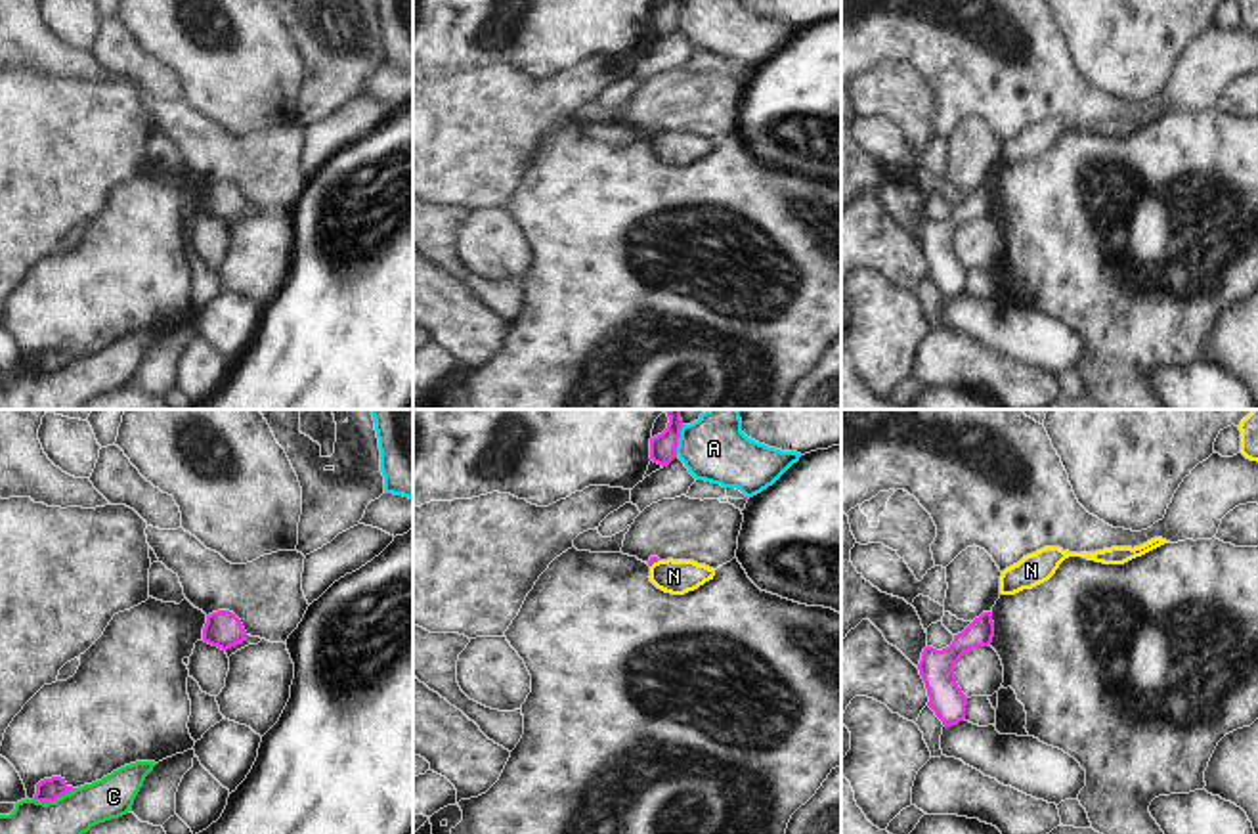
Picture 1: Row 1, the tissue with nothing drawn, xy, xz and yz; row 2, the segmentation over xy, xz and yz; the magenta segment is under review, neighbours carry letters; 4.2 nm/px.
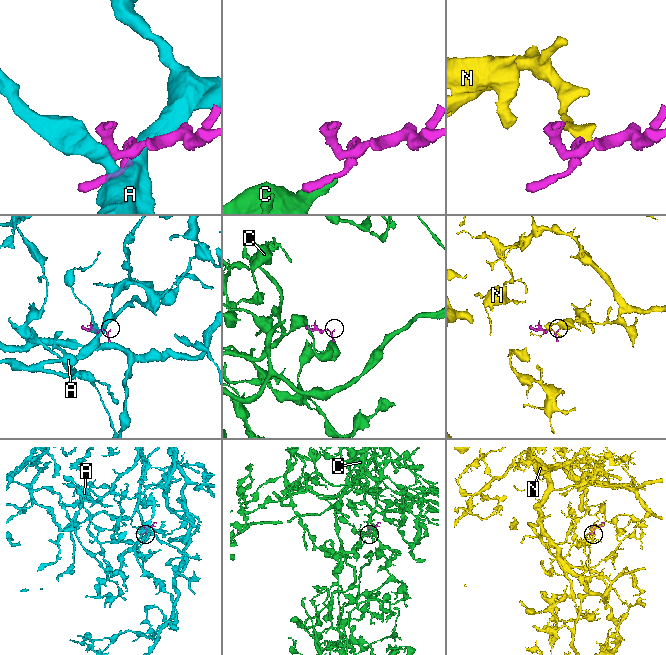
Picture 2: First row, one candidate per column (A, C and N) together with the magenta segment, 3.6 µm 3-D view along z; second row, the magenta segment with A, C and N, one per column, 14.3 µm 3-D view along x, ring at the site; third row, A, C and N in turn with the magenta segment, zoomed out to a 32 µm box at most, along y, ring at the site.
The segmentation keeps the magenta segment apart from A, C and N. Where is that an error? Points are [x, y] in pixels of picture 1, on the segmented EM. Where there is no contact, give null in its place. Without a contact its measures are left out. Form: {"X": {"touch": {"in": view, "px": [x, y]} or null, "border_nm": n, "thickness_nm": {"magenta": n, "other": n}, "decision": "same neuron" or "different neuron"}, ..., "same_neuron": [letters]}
{"A": {"touch": {"in": "xz", "px": [677, 440]}, "border_nm": 130, "thickness_nm": {"magenta": 110, "other": 280}, "decision": "different neuron"}, "C": {"touch": {"in": "xy", "px": [54, 800]}, "border_nm": 190, "thickness_nm": {"magenta": 100, "other": 180}, "decision": "different neuron"}, "N": {"touch": {"in": "xz", "px": [654, 561]}, "border_nm": 50, "thickness_nm": {"magenta": 30, "other": 140}, "decision": "different neuron"}, "same_neuron": []}

